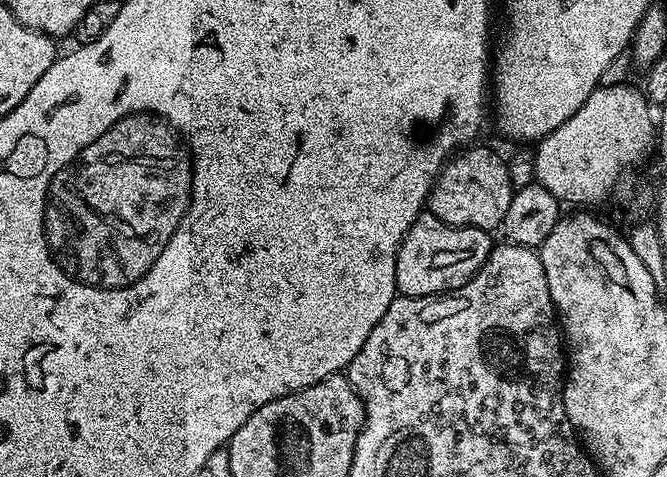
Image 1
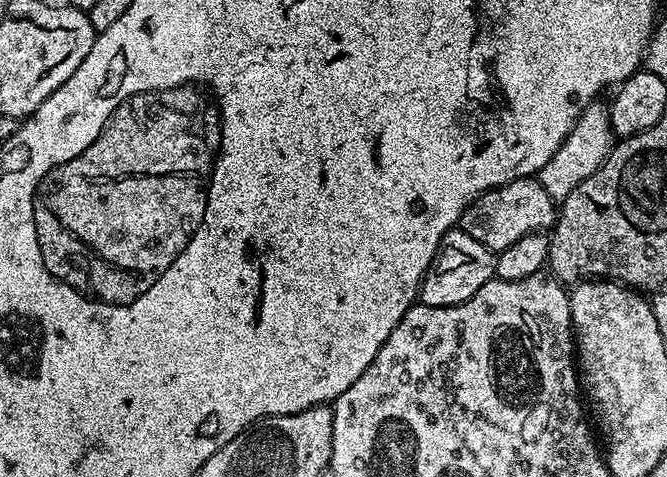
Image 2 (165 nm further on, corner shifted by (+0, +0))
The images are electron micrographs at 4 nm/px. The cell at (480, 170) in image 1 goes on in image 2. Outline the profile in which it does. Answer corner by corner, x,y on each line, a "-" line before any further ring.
527,176
521,180
511,180
501,188
490,188
483,192
477,200
462,214
459,227
474,242
482,242
493,254
506,250
506,246
514,246
518,238
526,238
531,232
544,232
556,223
558,204
542,190
539,179

